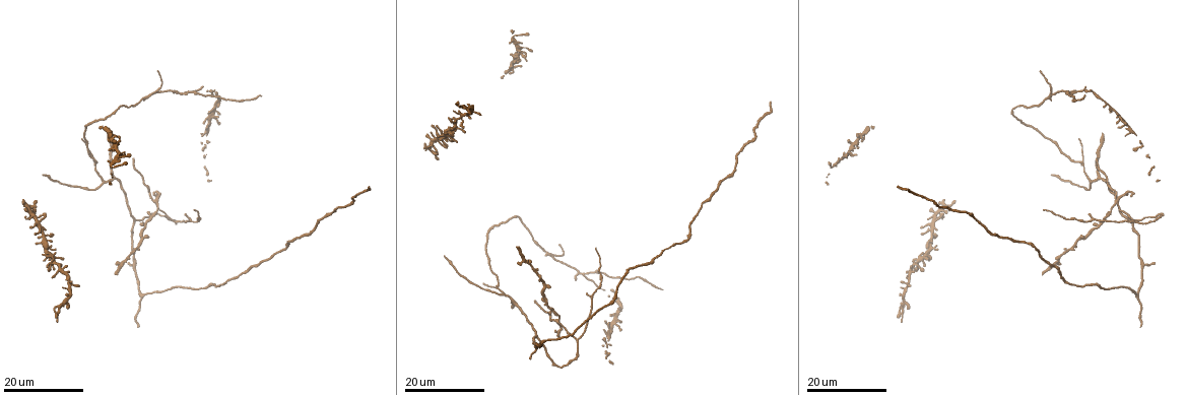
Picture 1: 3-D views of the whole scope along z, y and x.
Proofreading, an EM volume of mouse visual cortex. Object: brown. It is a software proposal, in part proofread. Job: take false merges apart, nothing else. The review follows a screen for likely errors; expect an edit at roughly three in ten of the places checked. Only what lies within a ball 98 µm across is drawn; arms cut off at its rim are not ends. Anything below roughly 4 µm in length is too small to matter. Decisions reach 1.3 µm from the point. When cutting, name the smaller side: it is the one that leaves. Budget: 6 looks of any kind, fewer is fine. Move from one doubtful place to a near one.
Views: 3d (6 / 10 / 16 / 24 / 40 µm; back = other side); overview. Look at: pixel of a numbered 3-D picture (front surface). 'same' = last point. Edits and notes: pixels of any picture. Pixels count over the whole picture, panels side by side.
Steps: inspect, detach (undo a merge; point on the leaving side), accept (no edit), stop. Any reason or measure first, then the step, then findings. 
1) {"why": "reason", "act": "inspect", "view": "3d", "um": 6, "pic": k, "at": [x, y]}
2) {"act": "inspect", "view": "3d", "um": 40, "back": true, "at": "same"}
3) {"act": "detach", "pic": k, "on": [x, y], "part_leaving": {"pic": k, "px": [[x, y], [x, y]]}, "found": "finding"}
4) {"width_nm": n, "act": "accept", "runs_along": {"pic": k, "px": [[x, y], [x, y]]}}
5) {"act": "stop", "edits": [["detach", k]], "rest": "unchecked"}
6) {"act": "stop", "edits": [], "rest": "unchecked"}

{"why": "branch point", "act": "inspect", "view": "3d", "um": 16, "pic": 1, "at": [558, 319]}

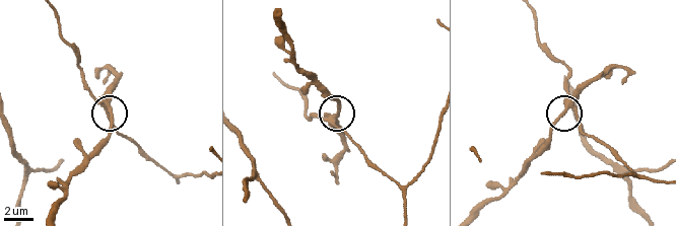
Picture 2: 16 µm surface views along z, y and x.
{"act": "inspect", "view": "3d", "um": 6, "pic": 2, "at": [335, 117]}

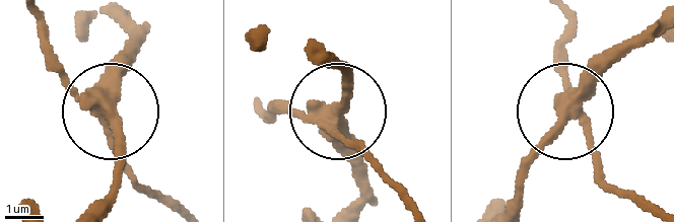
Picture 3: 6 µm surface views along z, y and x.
{"act": "inspect", "view": "3d", "um": 6, "back": true, "pic": 3, "at": [562, 116]}

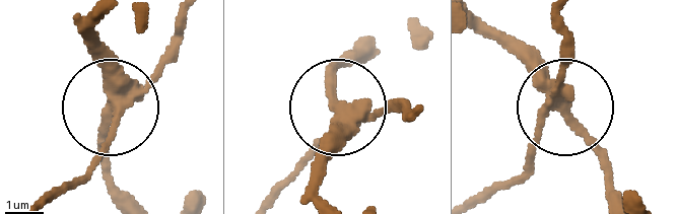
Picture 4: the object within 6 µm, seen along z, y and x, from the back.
{"width_nm": 290, "act": "detach", "pic": 4, "on": [93, 61], "part_leaving": {"pic": 4, "px": [[559, 100], [602, 165], [611, 204]]}, "found": "a second neuron is stuck on"}

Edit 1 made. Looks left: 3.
{"why": "thin arm on a thick one", "act": "inspect", "view": "3d", "um": 24, "pic": 1, "at": [554, 255]}

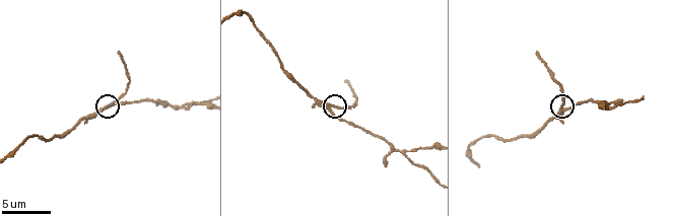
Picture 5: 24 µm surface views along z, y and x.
{"act": "inspect", "view": "3d", "um": 6, "pic": 5, "at": [104, 109]}

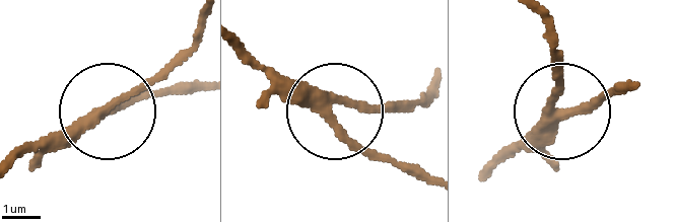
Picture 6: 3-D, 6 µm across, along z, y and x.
{"side_arm_um": 9, "arms": 3, "act": "accept", "found": "all the same neuron"}

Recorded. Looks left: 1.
{"act": "stop", "edits": [["detach", 4]], "rest": "unchecked"}

